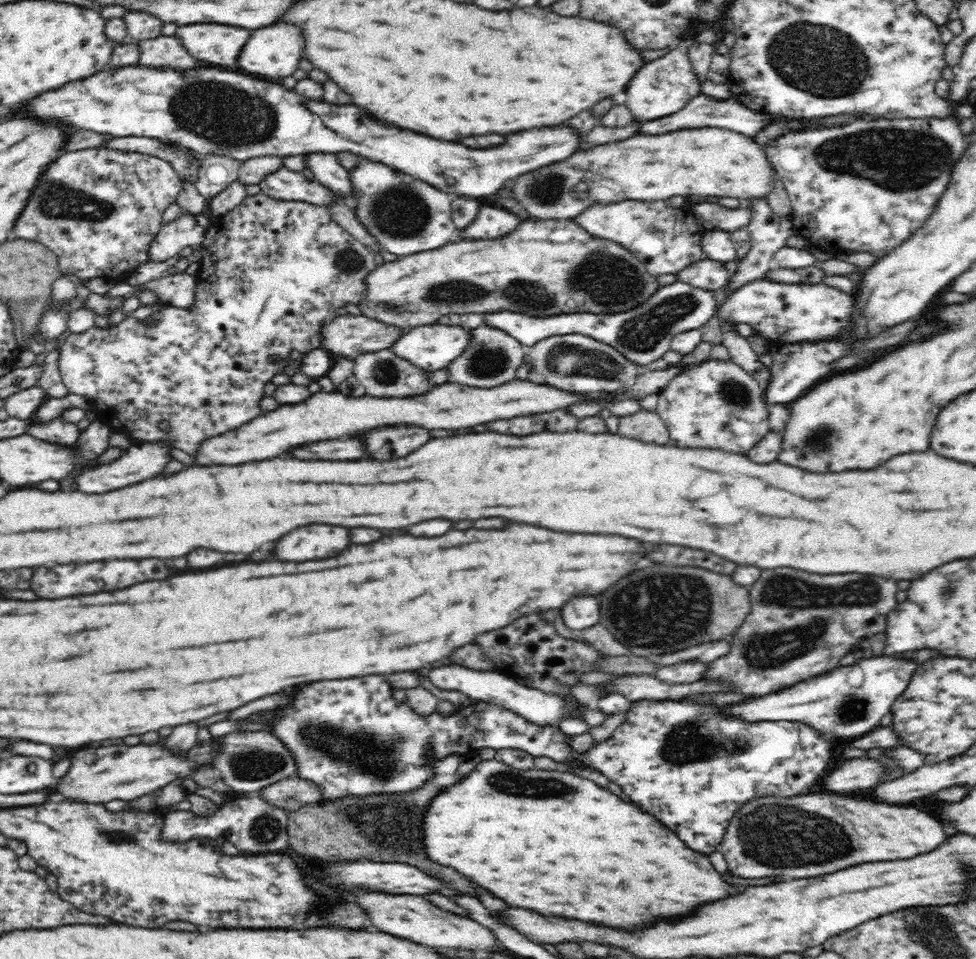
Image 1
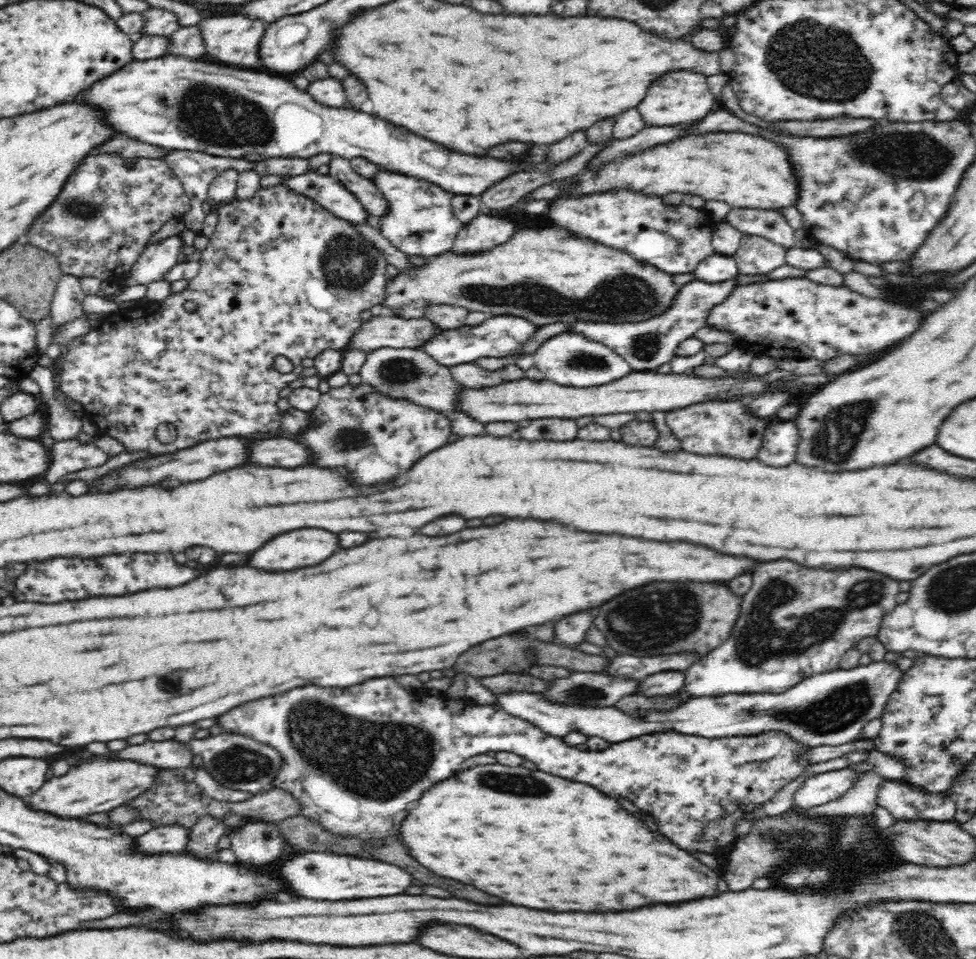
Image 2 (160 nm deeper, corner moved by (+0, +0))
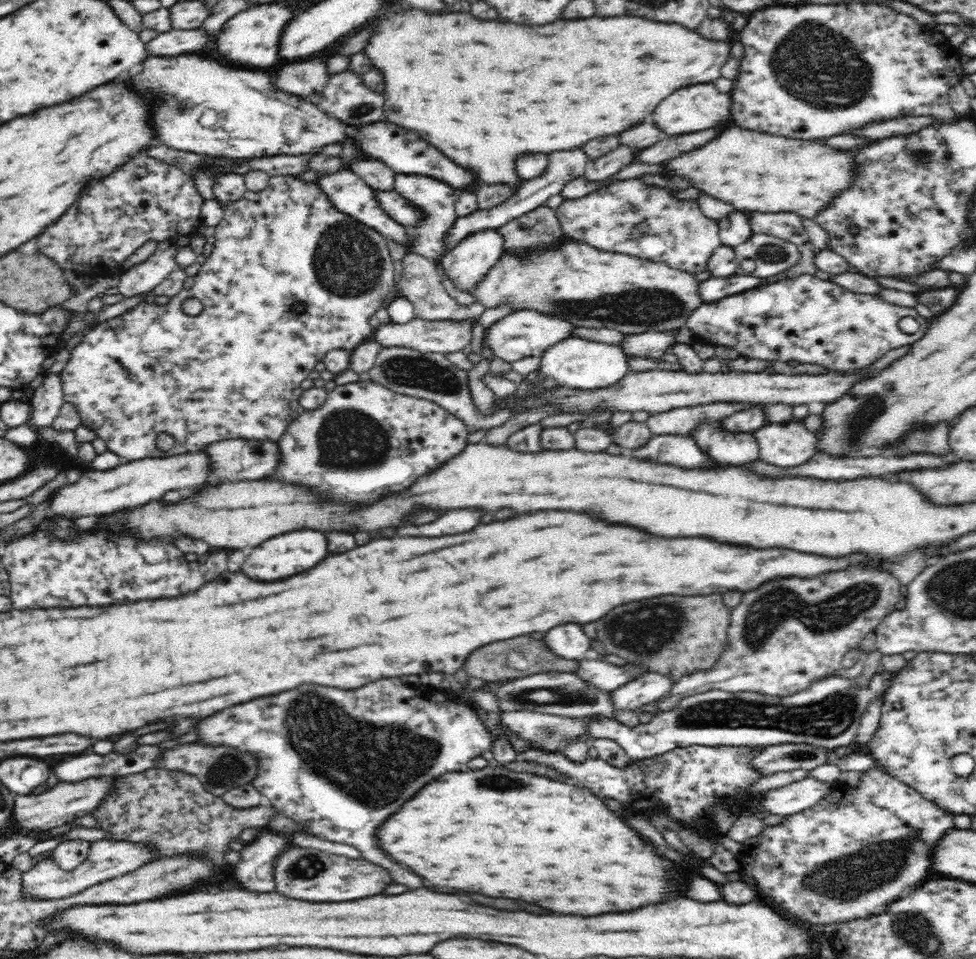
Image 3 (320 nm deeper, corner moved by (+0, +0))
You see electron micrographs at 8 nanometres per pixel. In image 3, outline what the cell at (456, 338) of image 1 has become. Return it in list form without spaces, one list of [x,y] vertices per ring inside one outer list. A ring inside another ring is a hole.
[[[514,310],[512,314],[508,314],[507,317],[499,320],[487,330],[483,346],[490,346],[496,357],[511,363],[522,360],[524,357],[541,357],[548,348],[556,343],[570,337],[576,337],[574,330],[578,327],[580,326],[576,326],[559,316],[542,314],[537,310]]]

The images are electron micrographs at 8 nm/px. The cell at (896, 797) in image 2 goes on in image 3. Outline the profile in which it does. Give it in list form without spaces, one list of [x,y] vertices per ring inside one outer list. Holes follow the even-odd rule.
[[[868,768],[866,772],[860,773],[860,780],[856,786],[847,786],[836,780],[831,790],[818,800],[814,806],[798,812],[798,814],[790,815],[782,818],[782,822],[776,826],[765,828],[759,838],[758,844],[753,847],[745,847],[738,862],[740,872],[750,874],[750,878],[756,880],[758,888],[768,894],[770,898],[774,898],[776,904],[780,904],[784,910],[788,910],[794,918],[808,922],[808,924],[842,924],[856,919],[867,919],[880,913],[885,913],[887,908],[906,896],[914,888],[918,888],[922,883],[934,877],[936,871],[933,869],[932,858],[935,846],[940,839],[950,831],[954,826],[953,816],[940,809],[936,803],[926,800],[919,792],[916,792],[911,786],[900,782],[896,777],[890,776],[881,768]]]

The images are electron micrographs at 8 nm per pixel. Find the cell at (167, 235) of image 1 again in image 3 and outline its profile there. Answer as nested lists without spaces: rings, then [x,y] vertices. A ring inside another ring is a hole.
[[[160,242],[156,251],[145,262],[138,264],[120,275],[117,286],[122,300],[140,296],[144,298],[166,278],[170,272],[178,270],[176,258],[177,246],[171,242]]]

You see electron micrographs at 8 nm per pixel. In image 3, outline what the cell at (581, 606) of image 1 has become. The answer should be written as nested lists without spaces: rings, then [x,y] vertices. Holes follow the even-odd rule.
[[[562,624],[546,632],[547,648],[561,659],[580,662],[586,658],[588,650],[592,649],[593,640],[588,640],[582,632],[580,624]]]

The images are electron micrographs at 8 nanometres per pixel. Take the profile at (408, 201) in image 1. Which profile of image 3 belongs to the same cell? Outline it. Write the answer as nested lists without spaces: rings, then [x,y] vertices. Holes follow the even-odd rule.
[[[397,174],[395,191],[400,193],[410,203],[424,210],[425,217],[416,227],[408,228],[411,231],[410,246],[408,252],[421,254],[426,258],[435,260],[444,254],[443,239],[448,230],[454,226],[454,220],[459,216],[455,209],[458,190],[452,188],[440,180],[434,180],[430,176],[404,176]]]

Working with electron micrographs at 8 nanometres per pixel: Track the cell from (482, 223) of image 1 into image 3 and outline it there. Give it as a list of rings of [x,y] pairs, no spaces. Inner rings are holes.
[[[497,229],[476,232],[442,256],[442,270],[458,290],[471,294],[503,255],[503,245]]]

